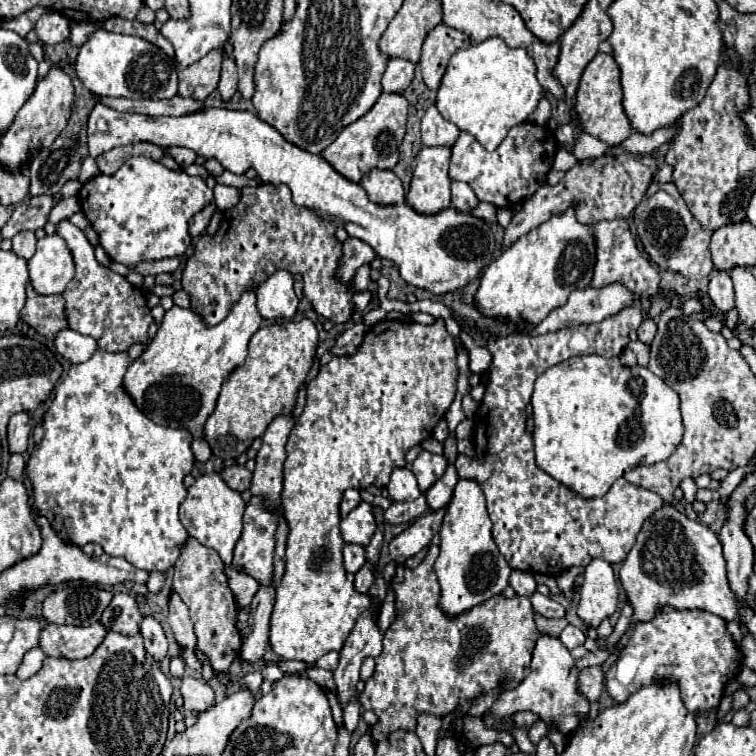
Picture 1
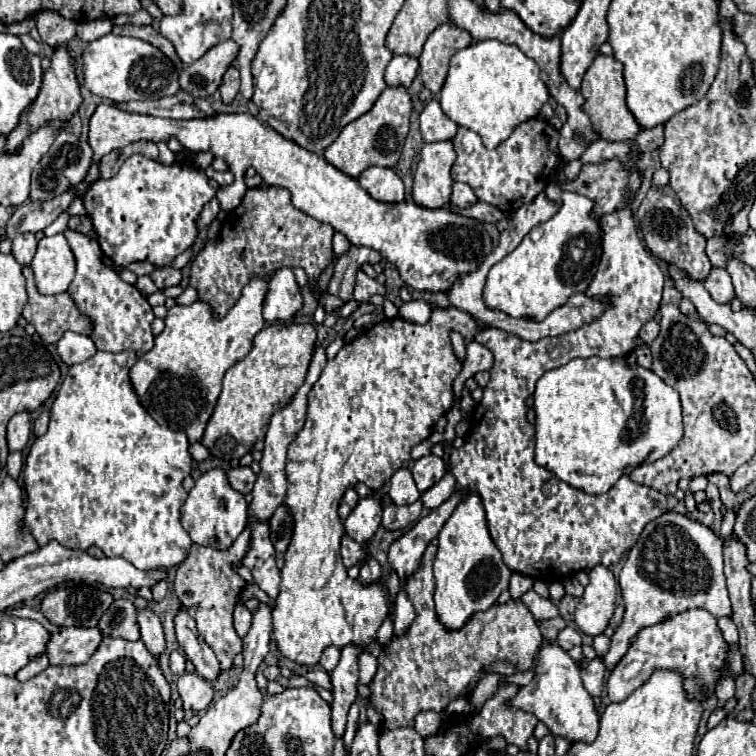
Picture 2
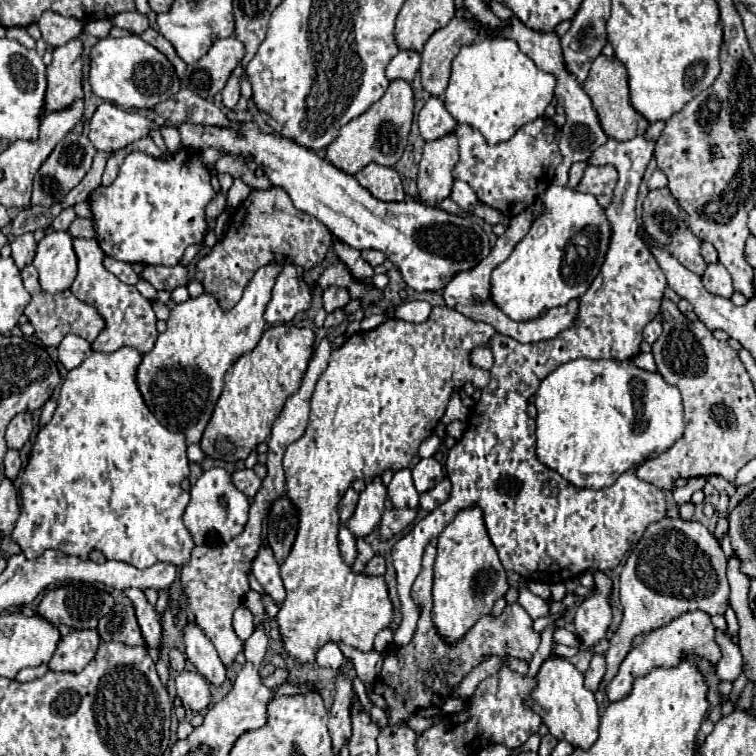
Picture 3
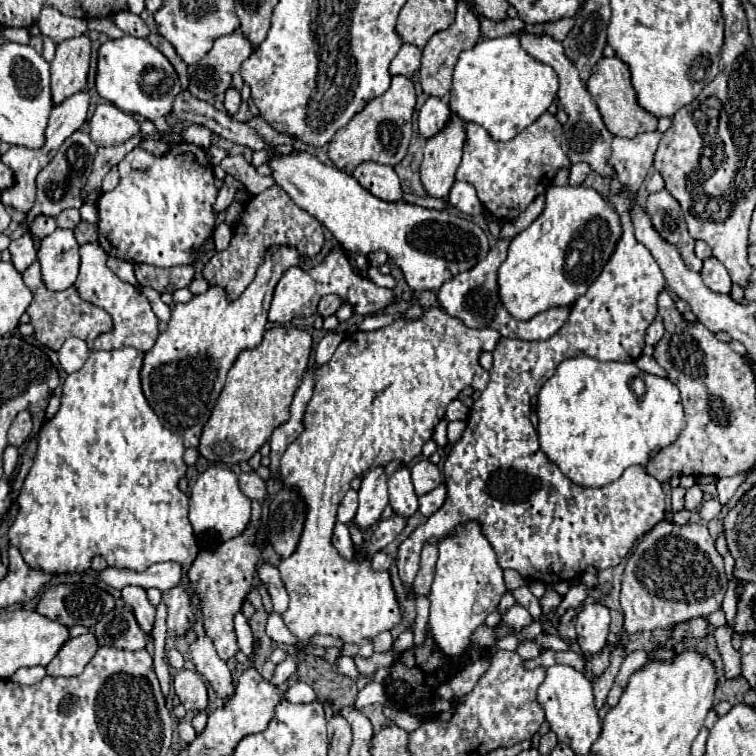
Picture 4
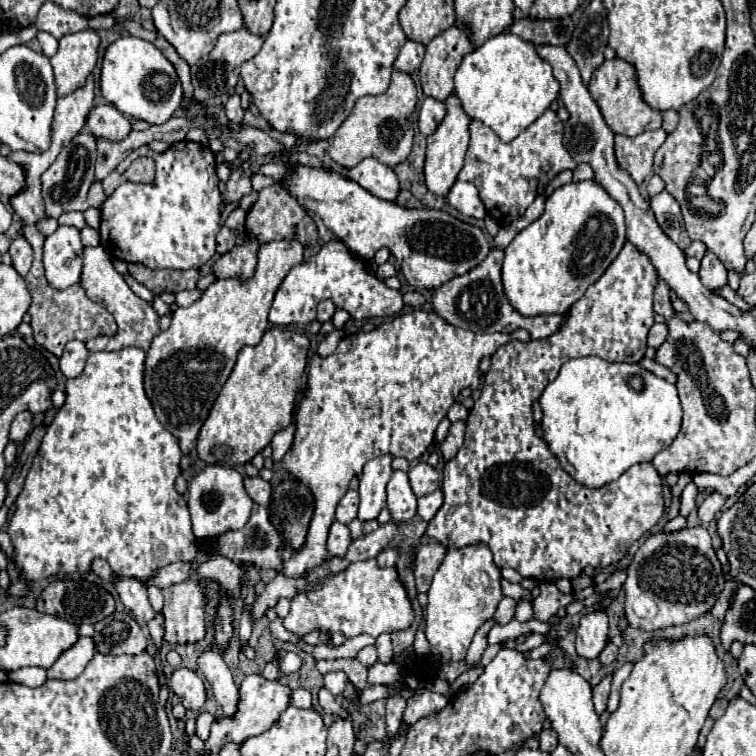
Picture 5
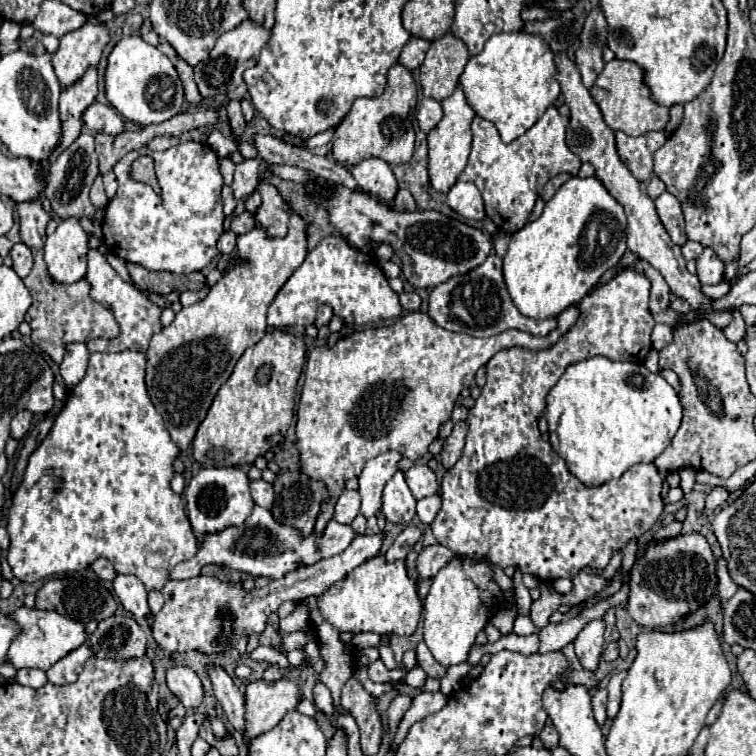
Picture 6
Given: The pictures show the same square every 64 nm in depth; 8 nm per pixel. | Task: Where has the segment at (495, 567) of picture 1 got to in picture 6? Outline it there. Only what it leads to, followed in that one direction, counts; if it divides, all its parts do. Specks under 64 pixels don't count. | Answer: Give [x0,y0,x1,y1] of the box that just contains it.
[424,556,502,664]

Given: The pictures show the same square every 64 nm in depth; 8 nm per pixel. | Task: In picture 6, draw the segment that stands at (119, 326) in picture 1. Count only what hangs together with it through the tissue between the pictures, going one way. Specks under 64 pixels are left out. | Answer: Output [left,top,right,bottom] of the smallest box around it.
[84,250,162,352]

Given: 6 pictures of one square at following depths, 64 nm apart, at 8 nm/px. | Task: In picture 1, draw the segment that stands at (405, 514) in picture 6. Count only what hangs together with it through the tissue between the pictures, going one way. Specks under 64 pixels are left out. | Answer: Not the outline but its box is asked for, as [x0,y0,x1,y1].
[388,468,420,502]

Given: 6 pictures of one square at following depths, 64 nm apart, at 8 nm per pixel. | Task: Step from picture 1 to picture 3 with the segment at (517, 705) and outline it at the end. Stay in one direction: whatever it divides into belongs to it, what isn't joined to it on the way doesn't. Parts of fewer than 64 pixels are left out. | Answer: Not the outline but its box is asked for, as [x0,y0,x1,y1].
[524,656,600,748]

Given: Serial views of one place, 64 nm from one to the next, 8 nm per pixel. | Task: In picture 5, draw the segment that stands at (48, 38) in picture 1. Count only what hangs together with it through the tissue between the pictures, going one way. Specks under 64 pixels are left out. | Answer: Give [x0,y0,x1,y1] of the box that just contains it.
[34,2,88,40]

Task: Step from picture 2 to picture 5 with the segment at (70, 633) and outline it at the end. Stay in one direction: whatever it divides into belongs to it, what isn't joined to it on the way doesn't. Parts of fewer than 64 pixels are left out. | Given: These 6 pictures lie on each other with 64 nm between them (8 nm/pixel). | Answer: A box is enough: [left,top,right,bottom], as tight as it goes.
[48,636,96,680]

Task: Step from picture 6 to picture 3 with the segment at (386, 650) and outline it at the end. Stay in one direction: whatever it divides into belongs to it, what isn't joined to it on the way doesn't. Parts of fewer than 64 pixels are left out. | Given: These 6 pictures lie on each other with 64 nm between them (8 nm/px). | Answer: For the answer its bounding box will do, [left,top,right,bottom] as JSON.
[374,628,392,652]

